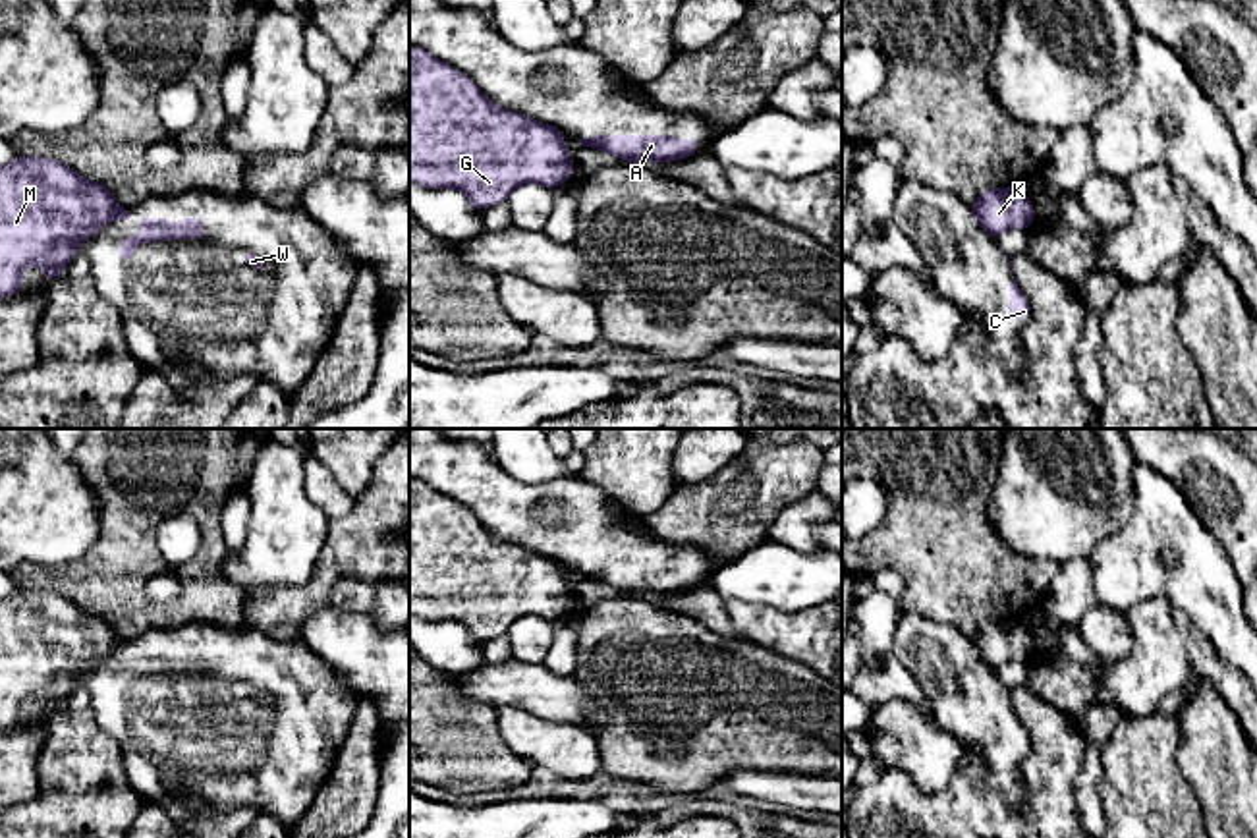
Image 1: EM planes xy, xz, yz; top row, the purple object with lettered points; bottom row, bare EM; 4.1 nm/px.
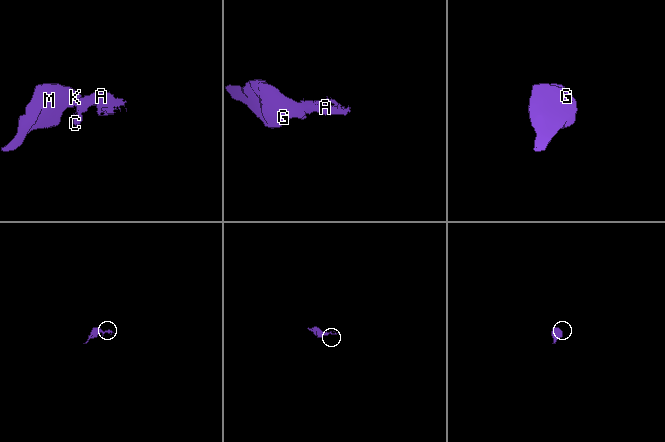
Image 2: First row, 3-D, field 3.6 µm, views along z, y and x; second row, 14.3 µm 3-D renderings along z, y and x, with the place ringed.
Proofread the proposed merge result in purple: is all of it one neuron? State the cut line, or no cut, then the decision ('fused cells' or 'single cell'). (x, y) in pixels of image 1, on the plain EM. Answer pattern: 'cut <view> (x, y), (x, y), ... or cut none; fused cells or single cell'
cut yz (972, 640), (977, 651); fused cells

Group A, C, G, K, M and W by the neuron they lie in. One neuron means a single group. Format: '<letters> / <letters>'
A C W / G K M

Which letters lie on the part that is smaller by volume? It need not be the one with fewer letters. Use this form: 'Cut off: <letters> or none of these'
Cut off: A, C, W

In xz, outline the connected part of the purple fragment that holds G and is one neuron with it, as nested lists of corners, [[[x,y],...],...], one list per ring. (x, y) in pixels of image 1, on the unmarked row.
[[[409,479],[409,610],[427,622],[463,624],[479,643],[525,616],[556,622],[575,608],[564,570],[529,548],[494,539],[460,502]]]

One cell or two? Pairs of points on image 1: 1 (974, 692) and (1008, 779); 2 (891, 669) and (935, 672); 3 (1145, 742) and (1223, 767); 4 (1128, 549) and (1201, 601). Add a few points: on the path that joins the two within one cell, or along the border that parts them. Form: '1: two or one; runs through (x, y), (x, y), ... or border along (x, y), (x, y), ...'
1: one; runs through (981, 713), (997, 728), (997, 757)
2: two; border along (893, 655), (914, 678), (931, 709)
3: two; border along (1174, 715), (1178, 726), (1176, 767), (1194, 794)
4: one; runs through (1145, 558), (1165, 576), (1176, 576), (1184, 584)

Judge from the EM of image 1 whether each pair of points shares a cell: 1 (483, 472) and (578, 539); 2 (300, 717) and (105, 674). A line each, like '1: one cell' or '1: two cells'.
1: one cell
2: one cell

